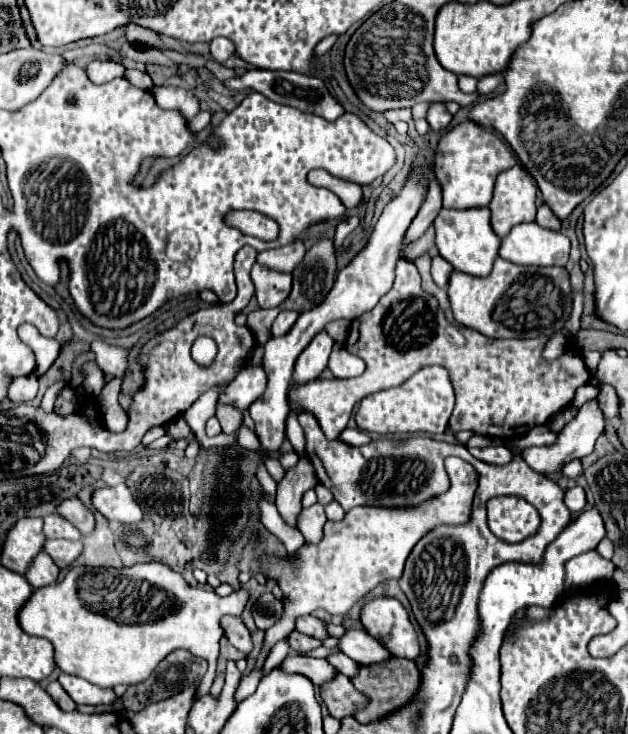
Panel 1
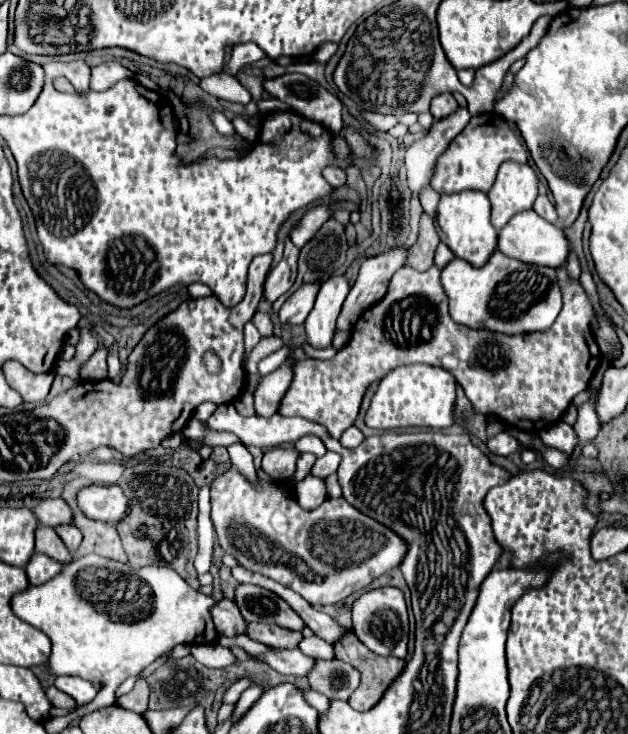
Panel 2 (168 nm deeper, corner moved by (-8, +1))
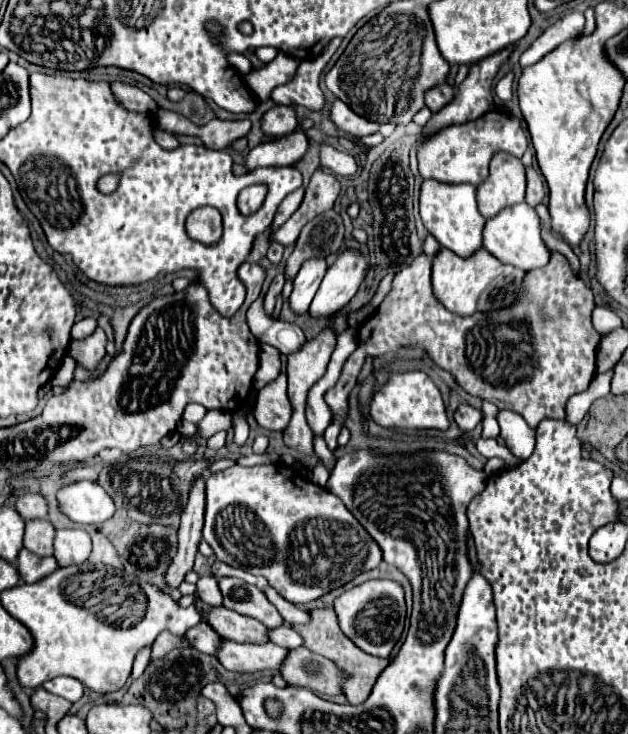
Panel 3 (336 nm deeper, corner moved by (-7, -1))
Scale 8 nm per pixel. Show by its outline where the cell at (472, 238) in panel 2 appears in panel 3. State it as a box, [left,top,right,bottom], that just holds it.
[420,180,484,256]

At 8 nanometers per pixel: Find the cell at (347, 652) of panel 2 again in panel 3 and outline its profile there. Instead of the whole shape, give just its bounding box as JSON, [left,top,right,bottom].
[292,608,388,706]

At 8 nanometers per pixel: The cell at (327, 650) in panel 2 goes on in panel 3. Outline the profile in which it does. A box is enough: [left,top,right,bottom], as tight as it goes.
[268,624,302,650]

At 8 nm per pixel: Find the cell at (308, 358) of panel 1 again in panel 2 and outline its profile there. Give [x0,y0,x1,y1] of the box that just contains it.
[305,276,349,350]

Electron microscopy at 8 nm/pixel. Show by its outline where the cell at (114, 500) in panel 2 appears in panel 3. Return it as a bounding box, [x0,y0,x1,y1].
[56,480,114,524]

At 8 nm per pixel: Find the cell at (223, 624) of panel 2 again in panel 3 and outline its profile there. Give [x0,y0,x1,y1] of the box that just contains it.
[196,576,222,606]

